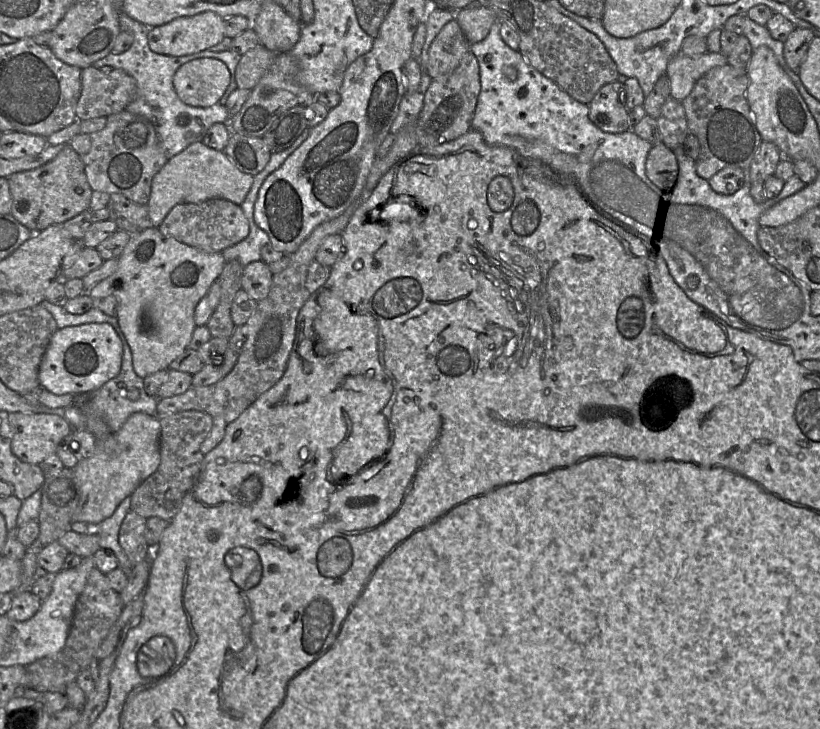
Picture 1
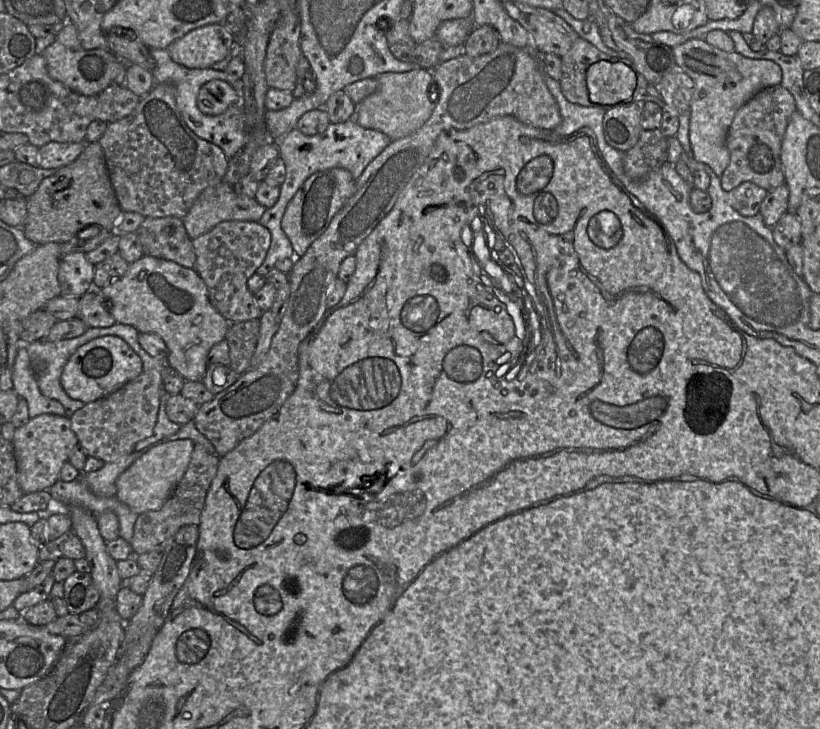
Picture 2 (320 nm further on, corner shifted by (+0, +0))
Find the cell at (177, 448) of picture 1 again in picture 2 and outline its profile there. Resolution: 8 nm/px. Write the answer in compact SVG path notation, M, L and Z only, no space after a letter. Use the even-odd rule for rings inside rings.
M194 444L188 468L170 497L160 508L148 510L138 515L134 525L133 537L130 541L134 556L149 551L162 553L179 529L186 525L199 524L205 499L217 473L220 458L217 454L209 453L200 444Z

